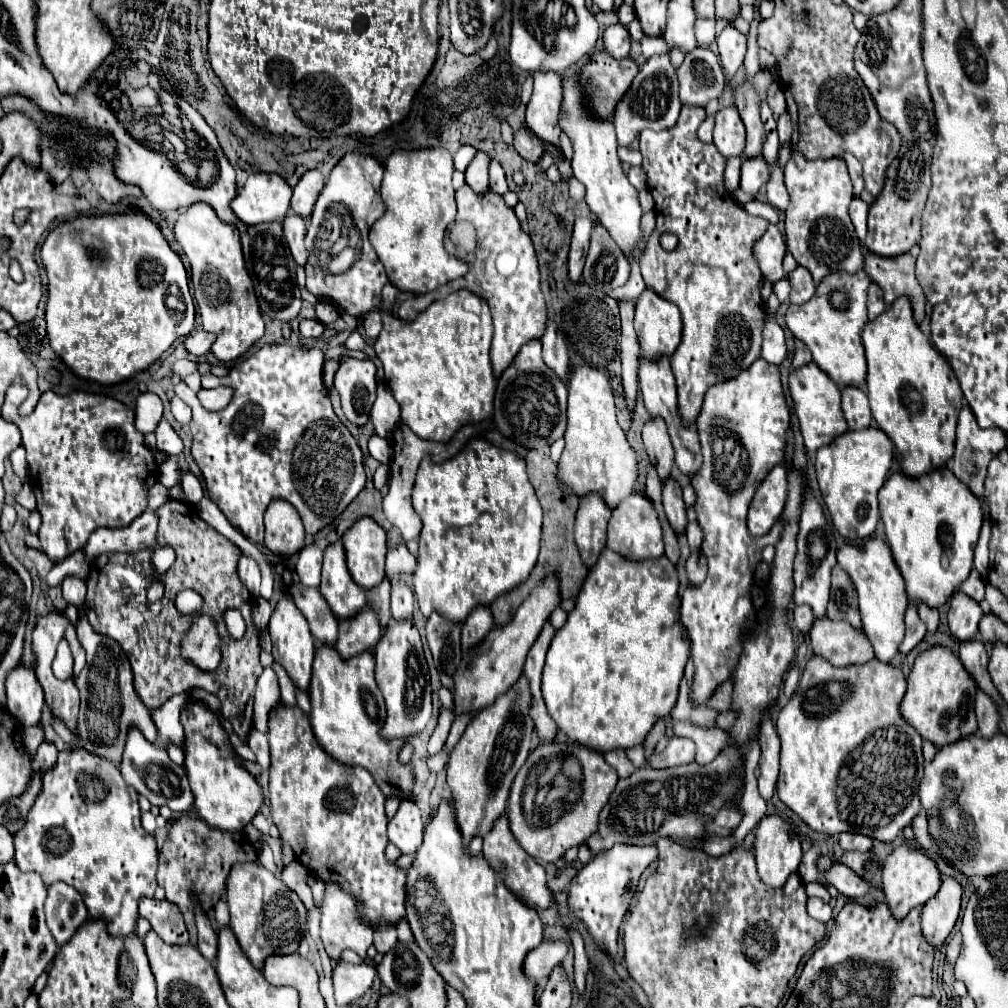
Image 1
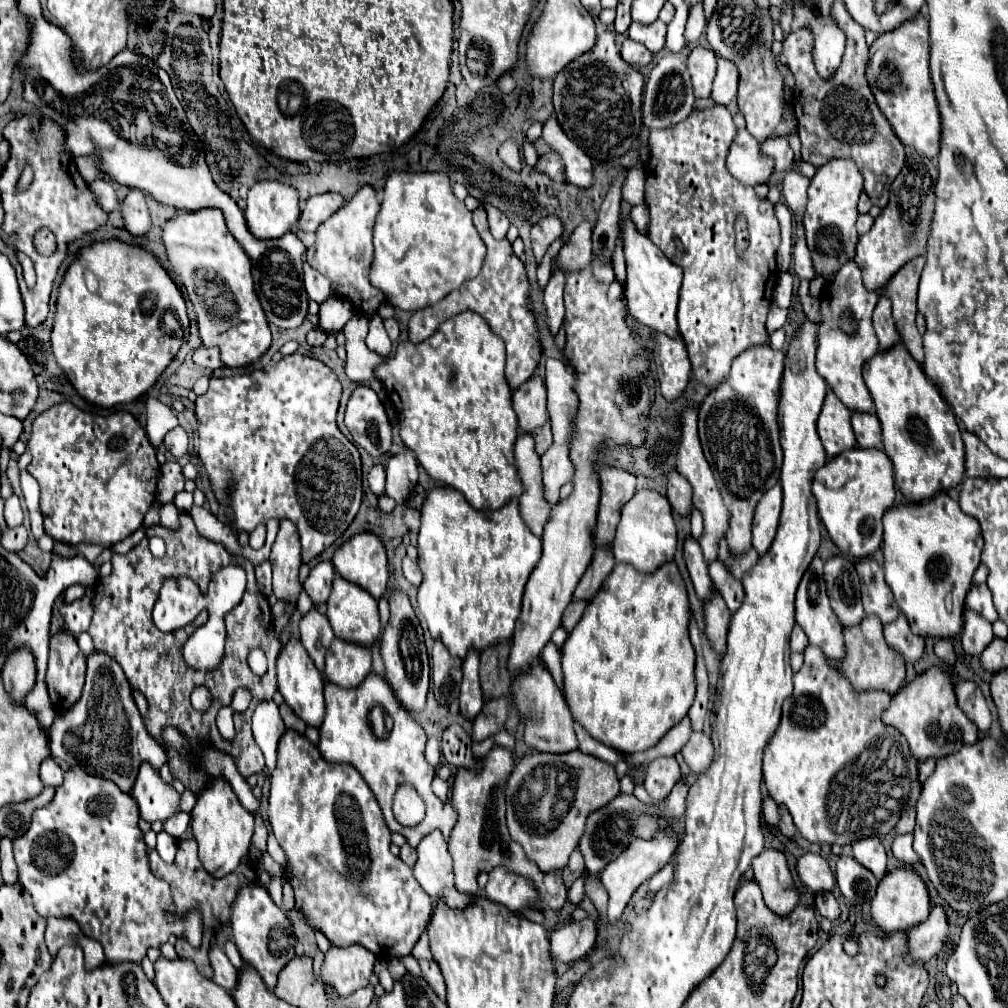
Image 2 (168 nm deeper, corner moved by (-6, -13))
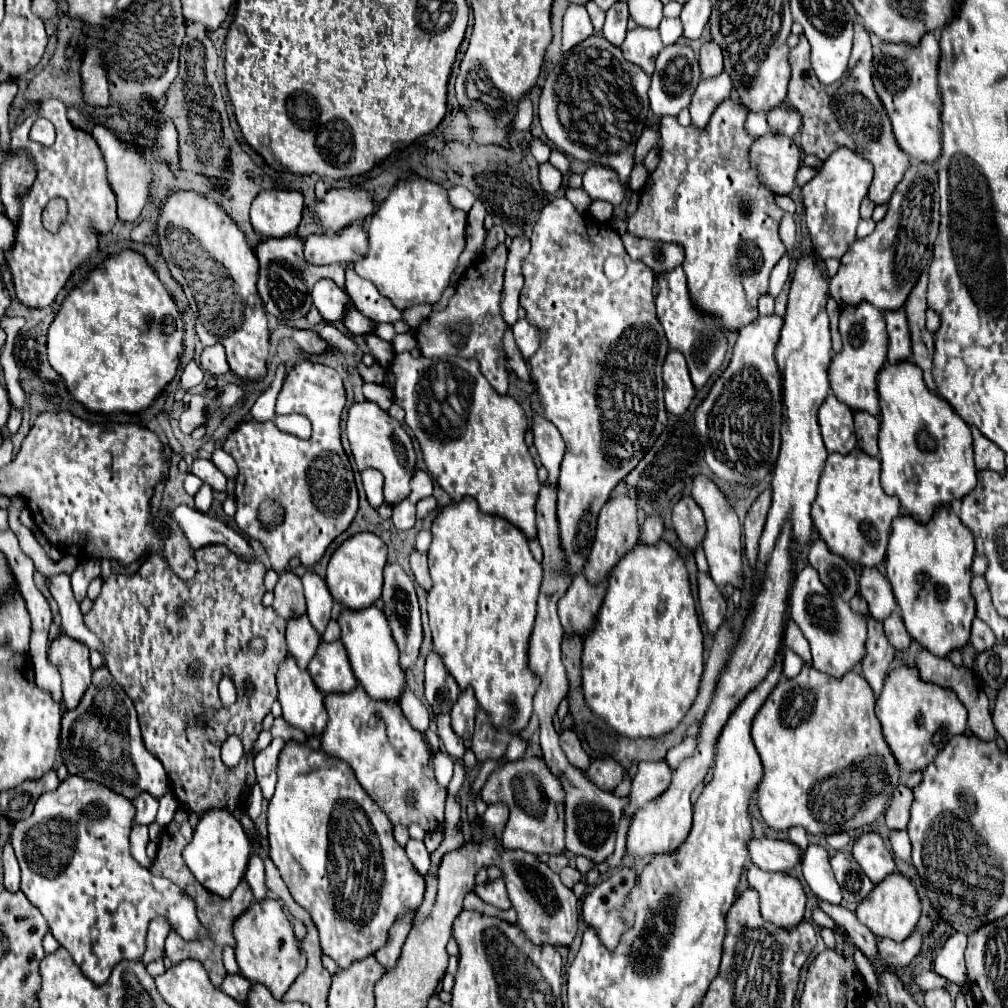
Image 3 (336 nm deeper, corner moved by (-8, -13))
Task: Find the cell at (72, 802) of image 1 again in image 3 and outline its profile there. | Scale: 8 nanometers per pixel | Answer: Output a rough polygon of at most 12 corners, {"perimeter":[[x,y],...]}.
{"perimeter":[[68,776],[14,824],[20,890],[82,974],[148,924],[210,936],[128,844],[134,804]]}

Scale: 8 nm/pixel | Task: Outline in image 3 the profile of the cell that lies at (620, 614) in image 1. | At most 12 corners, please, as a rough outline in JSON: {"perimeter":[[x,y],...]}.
{"perimeter":[[664,540],[612,568],[582,694],[624,738],[672,732],[704,636]]}

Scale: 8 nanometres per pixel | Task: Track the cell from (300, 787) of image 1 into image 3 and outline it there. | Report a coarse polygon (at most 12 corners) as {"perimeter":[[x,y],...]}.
{"perimeter":[[286,742],[268,848],[340,968],[426,892],[344,760]]}

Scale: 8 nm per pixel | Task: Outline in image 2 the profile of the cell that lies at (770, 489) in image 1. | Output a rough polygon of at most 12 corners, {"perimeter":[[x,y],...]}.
{"perimeter":[[782,488],[762,496],[752,522],[752,546],[764,554],[776,536]]}

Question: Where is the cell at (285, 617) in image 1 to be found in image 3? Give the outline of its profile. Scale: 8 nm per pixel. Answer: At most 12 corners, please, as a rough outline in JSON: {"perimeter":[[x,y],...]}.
{"perimeter":[[292,656],[278,668],[278,702],[288,724],[320,736],[324,694]]}

